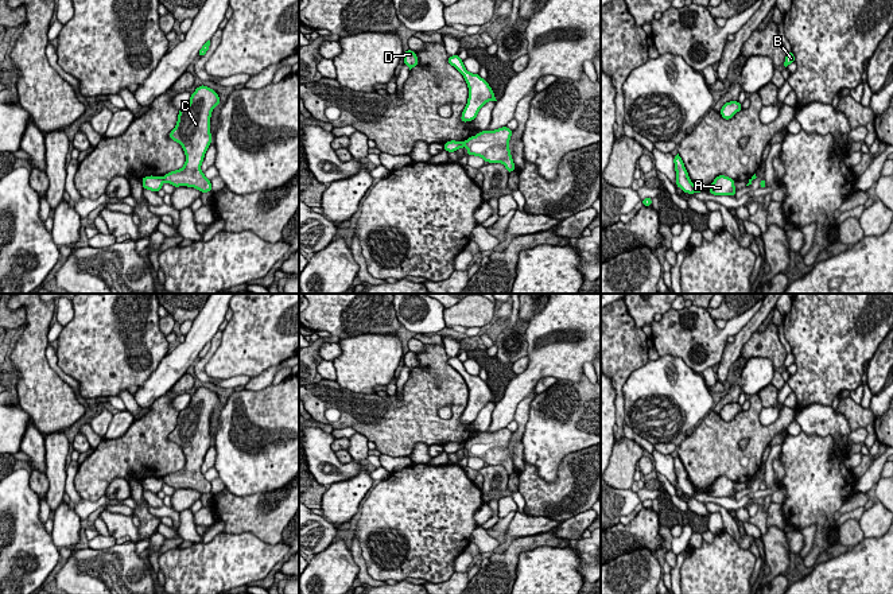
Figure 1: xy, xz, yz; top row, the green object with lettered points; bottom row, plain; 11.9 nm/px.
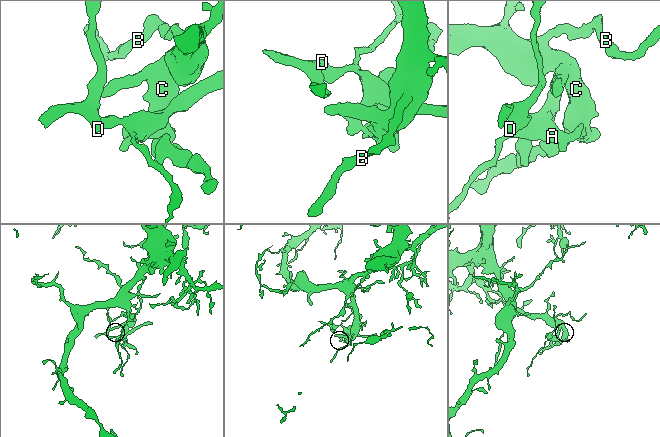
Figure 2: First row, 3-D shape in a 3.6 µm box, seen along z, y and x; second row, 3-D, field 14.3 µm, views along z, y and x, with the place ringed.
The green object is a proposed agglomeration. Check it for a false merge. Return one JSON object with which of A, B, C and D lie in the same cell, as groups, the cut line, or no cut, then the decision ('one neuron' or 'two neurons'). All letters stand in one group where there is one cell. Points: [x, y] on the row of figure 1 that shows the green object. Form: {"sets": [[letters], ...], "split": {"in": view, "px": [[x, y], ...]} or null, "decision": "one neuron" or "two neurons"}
{"sets": [["A", "D"], ["B", "C"]], "split": {"in": "xz", "px": [[464, 142], [465, 146]]}, "decision": "two neurons"}

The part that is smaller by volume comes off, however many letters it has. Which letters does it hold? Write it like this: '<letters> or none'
A, D

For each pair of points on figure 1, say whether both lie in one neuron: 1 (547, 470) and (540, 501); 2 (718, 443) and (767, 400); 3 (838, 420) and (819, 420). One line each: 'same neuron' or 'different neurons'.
1: different neurons
2: different neurons
3: same neuron

